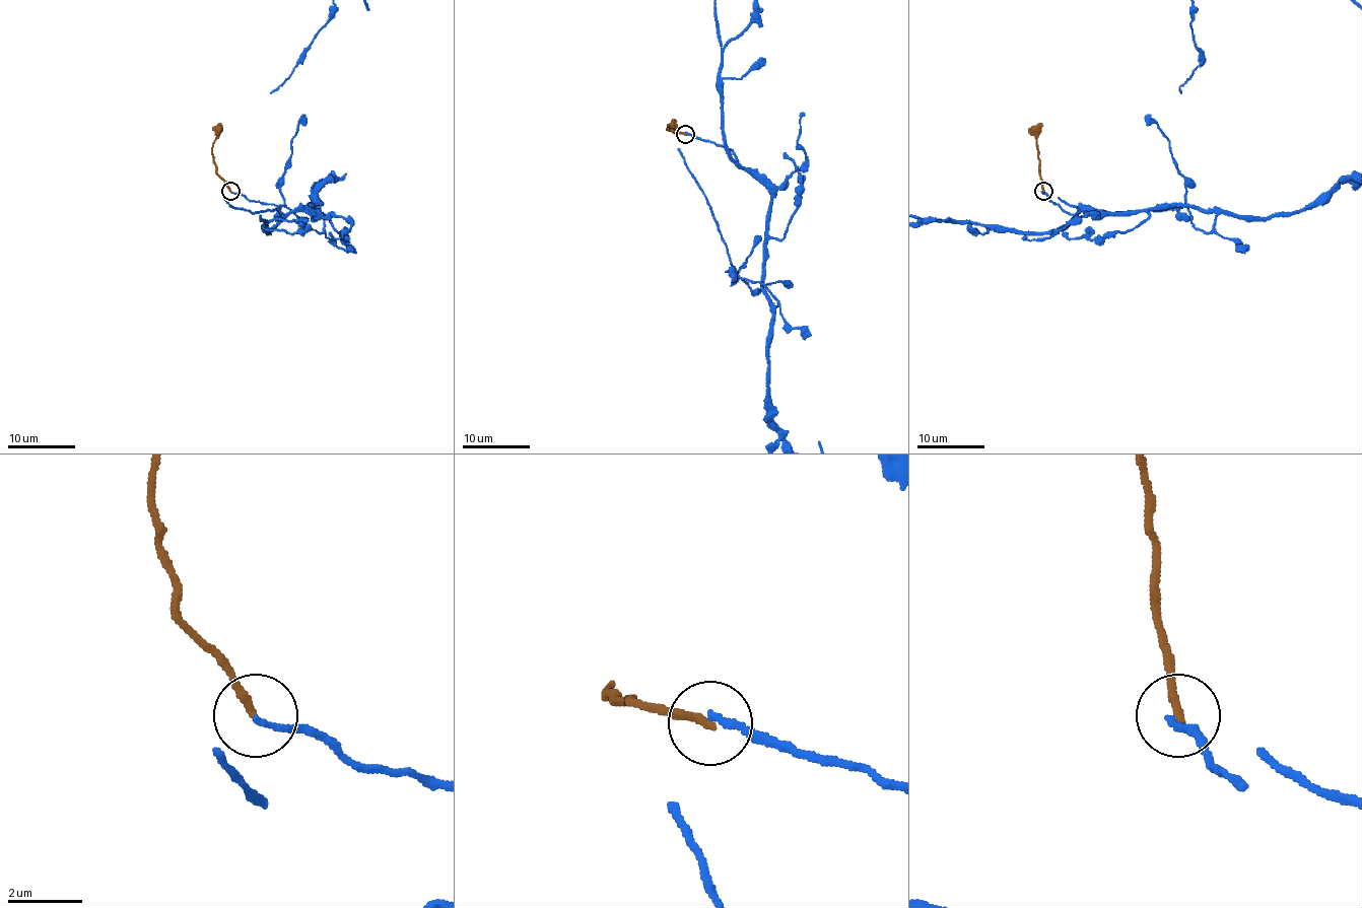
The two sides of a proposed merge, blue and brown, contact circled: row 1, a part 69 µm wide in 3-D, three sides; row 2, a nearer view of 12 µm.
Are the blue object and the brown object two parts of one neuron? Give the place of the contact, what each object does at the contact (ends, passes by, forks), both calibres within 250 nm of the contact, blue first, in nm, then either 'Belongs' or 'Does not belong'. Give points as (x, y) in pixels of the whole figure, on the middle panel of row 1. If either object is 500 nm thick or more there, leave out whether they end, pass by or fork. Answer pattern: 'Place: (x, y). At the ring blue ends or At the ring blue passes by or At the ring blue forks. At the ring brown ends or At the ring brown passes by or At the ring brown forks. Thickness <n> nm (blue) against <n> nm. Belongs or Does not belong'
Place: (685, 134). At the ring blue ends. At the ring brown ends. Thickness 170 nm (blue) against 220 nm. Does not belong

